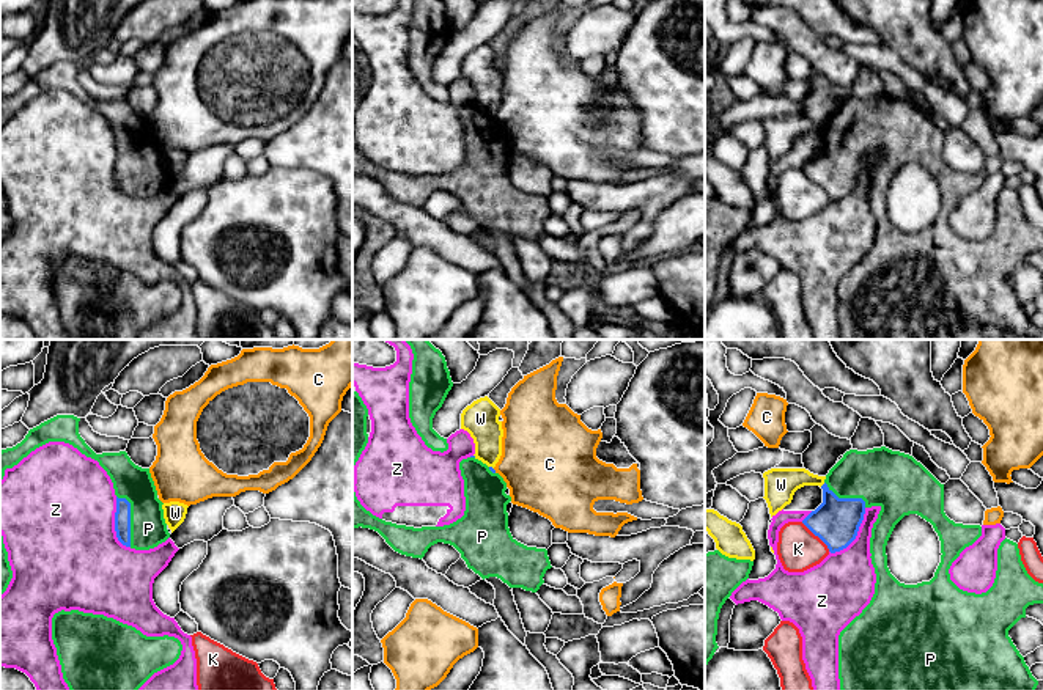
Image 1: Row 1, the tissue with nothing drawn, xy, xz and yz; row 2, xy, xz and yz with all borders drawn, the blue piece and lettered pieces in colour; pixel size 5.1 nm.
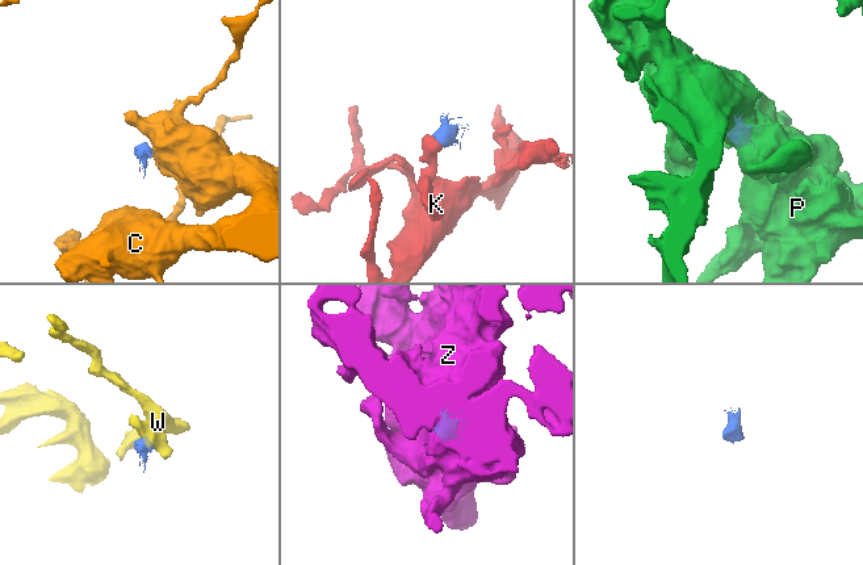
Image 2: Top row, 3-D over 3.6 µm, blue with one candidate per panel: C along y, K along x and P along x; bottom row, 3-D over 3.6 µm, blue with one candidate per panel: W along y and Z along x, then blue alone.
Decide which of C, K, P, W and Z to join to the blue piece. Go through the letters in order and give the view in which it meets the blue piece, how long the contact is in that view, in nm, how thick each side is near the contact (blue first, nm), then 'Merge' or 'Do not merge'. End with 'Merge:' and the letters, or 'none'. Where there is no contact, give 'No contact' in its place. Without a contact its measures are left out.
C: Touches blue in xz. Shared border 30 nm. Thickness 20 nm (blue) against 420 nm. Do not merge
K: Touches blue in yz. Shared border 220 nm. Thickness 240 nm (blue) against 220 nm. Do not merge
P: Touches blue in xy. Shared border 280 nm. Thickness 80 nm (blue) against 190 nm. Merge
W: Touches blue in yz. Shared border 40 nm. Thickness 240 nm (blue) against 160 nm. Do not merge
Z: Touches blue in yz. Shared border 300 nm. Thickness 240 nm (blue) against 320 nm. Do not merge
Merge: P

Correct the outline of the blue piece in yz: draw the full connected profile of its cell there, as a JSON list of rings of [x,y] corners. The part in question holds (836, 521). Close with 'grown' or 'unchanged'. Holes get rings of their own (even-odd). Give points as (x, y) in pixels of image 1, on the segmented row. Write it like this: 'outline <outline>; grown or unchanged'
outline [[[886,446],[867,451],[850,450],[829,470],[821,489],[823,503],[802,523],[827,545],[831,553],[846,549],[856,539],[867,508],[881,508],[870,538],[870,558],[876,574],[875,594],[862,613],[838,635],[840,690],[1043,690],[1043,681],[1032,676],[1008,637],[1008,630],[1026,618],[1029,605],[1043,604],[1043,583],[1027,574],[1016,542],[1007,538],[1001,542],[993,586],[982,594],[967,593],[950,580],[949,569],[960,553],[982,536],[982,527],[955,523],[945,516],[944,484],[912,456]],[[909,514],[917,514],[933,525],[942,553],[934,577],[917,585],[900,583],[890,574],[886,555],[895,525]]]; grown

